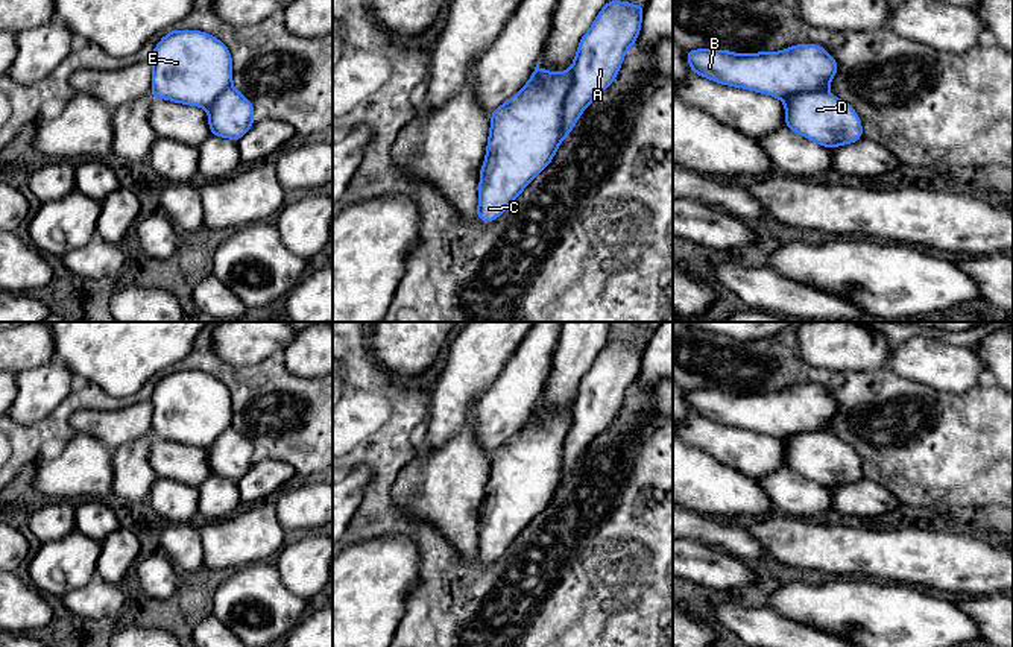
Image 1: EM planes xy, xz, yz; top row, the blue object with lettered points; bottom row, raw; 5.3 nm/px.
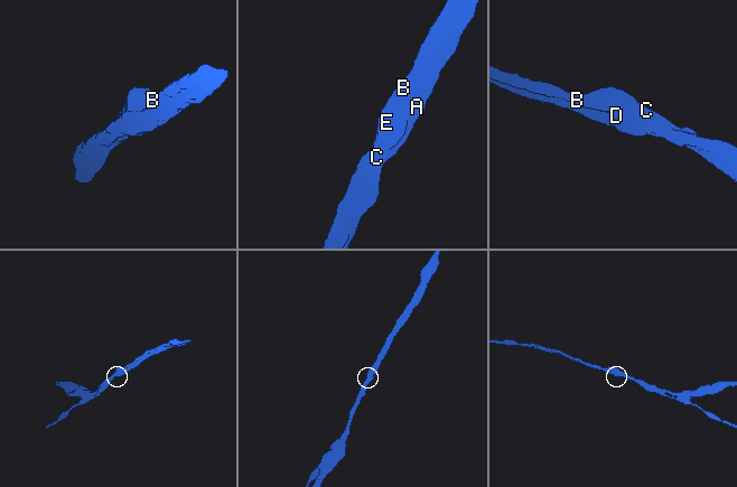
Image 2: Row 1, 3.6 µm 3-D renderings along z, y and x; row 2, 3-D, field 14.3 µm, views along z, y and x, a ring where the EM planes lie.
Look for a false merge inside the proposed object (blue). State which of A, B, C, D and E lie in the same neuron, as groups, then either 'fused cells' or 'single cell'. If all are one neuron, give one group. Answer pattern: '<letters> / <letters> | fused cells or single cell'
A D / B C E | fused cells

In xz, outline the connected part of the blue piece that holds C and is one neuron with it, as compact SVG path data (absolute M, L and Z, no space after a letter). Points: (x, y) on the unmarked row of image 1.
M539 407L530 421L491 454L486 500L480 509L477 557L489 563L501 556L519 533L550 504L562 483L563 447L573 424L573 407L551 413Z

